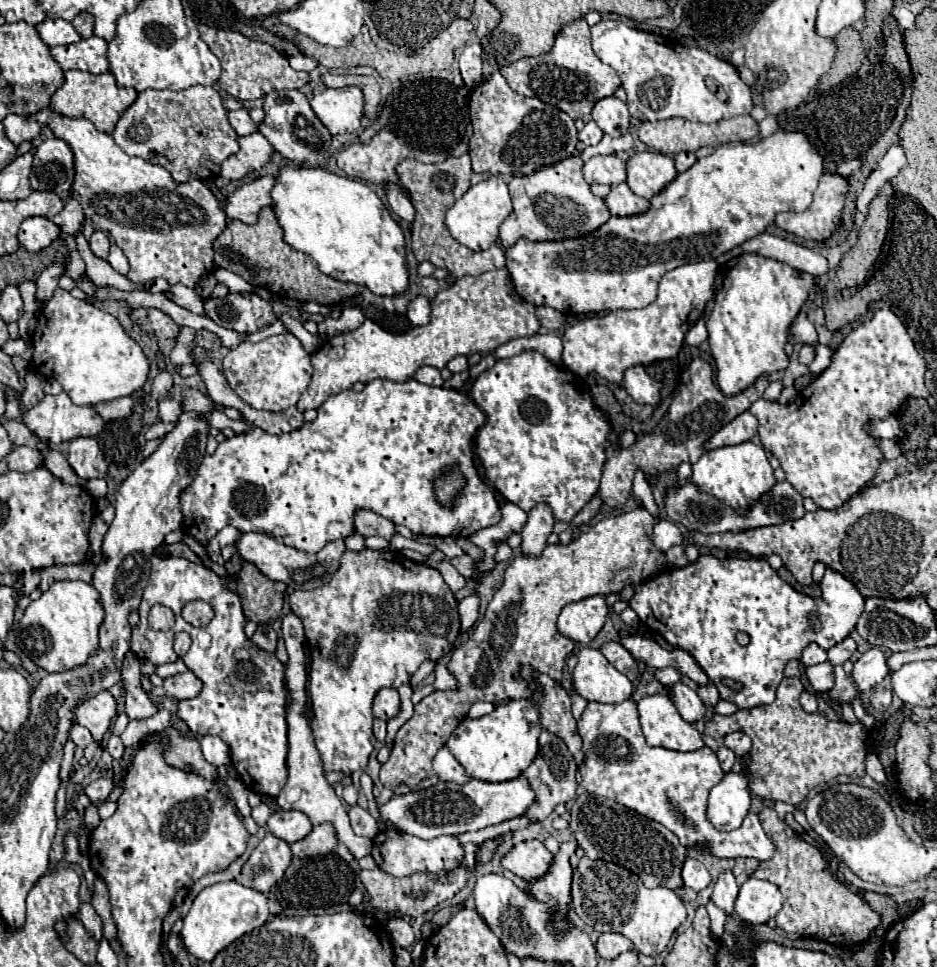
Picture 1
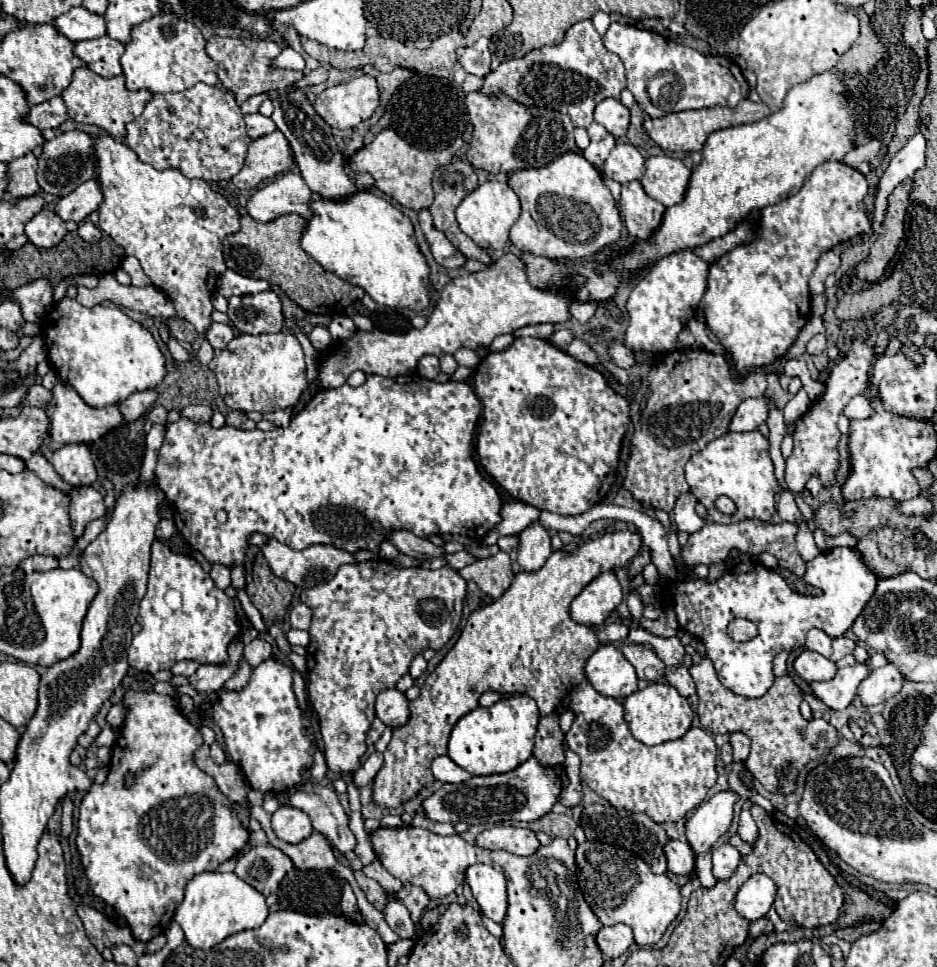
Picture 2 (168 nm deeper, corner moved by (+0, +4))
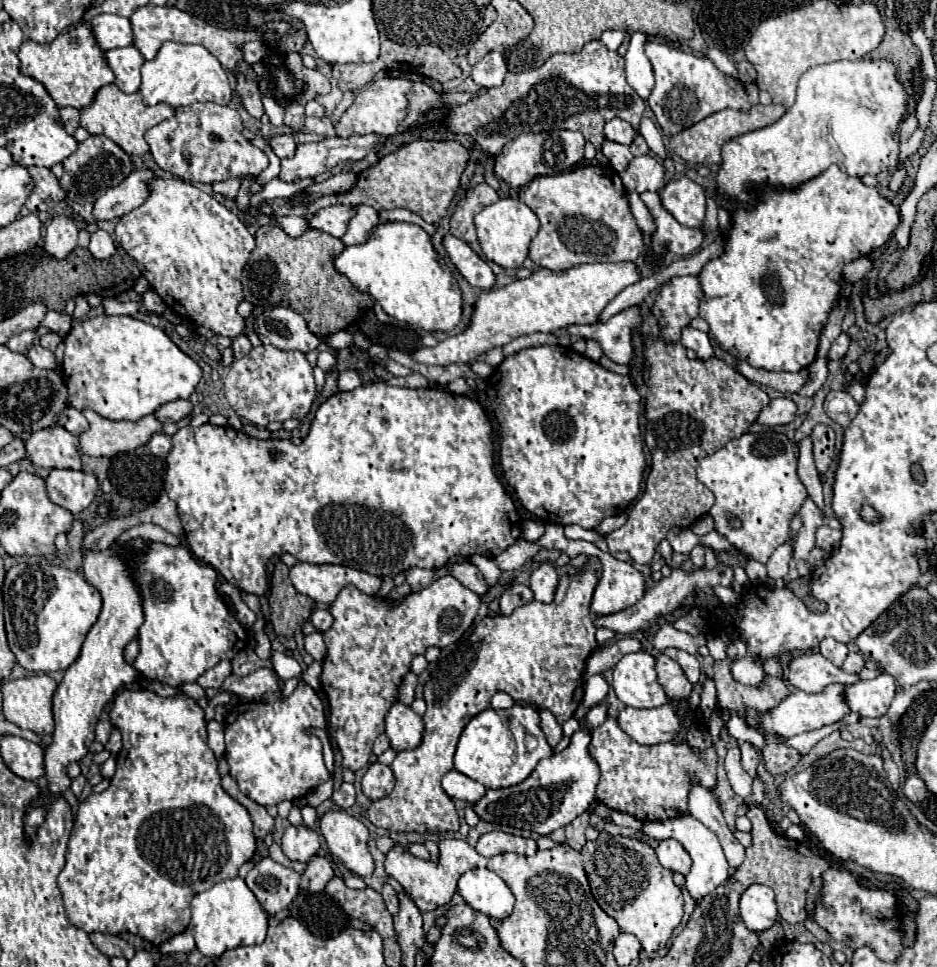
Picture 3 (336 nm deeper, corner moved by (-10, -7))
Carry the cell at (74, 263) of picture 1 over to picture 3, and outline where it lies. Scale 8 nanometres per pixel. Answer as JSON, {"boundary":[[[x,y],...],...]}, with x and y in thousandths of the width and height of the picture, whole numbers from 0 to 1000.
{"boundary":[[[61,222],[50,233],[48,260],[59,268],[69,268],[82,253],[82,233],[72,222]]]}

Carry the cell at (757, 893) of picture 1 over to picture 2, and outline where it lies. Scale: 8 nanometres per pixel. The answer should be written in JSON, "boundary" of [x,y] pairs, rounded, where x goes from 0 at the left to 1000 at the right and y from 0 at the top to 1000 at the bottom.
{"boundary":[[[804,904],[784,927],[784,941],[795,951],[814,949],[827,931],[827,914],[819,904]]]}

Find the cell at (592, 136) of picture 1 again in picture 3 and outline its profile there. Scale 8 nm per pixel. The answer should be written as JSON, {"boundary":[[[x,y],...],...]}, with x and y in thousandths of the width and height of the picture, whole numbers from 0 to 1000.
{"boundary":[[[644,146],[644,152],[641,152],[644,160],[654,169],[656,177],[665,177],[671,166],[676,164],[673,156],[669,150],[663,150],[663,148],[654,148],[654,146]]]}

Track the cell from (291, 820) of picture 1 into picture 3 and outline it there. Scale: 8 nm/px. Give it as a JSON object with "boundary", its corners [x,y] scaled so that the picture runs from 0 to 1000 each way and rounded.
{"boundary":[[[311,853],[304,857],[300,878],[308,888],[328,892],[334,884],[338,884],[340,876],[343,876],[343,870],[340,870],[338,859],[326,855],[326,853],[319,853],[319,855]]]}

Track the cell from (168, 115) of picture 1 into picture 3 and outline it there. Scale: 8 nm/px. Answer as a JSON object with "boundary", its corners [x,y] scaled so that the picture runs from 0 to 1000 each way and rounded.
{"boundary":[[[204,107],[189,111],[182,123],[155,135],[161,162],[174,177],[202,189],[234,189],[276,181],[285,171],[285,160],[259,142],[259,121],[253,113],[232,107]]]}

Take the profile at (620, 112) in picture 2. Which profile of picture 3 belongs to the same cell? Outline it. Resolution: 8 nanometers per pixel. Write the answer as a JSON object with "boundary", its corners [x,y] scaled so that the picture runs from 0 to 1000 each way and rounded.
{"boundary":[[[652,123],[650,127],[646,127],[646,144],[650,146],[673,150],[678,142],[680,142],[678,131],[673,127],[667,127],[665,123]]]}

